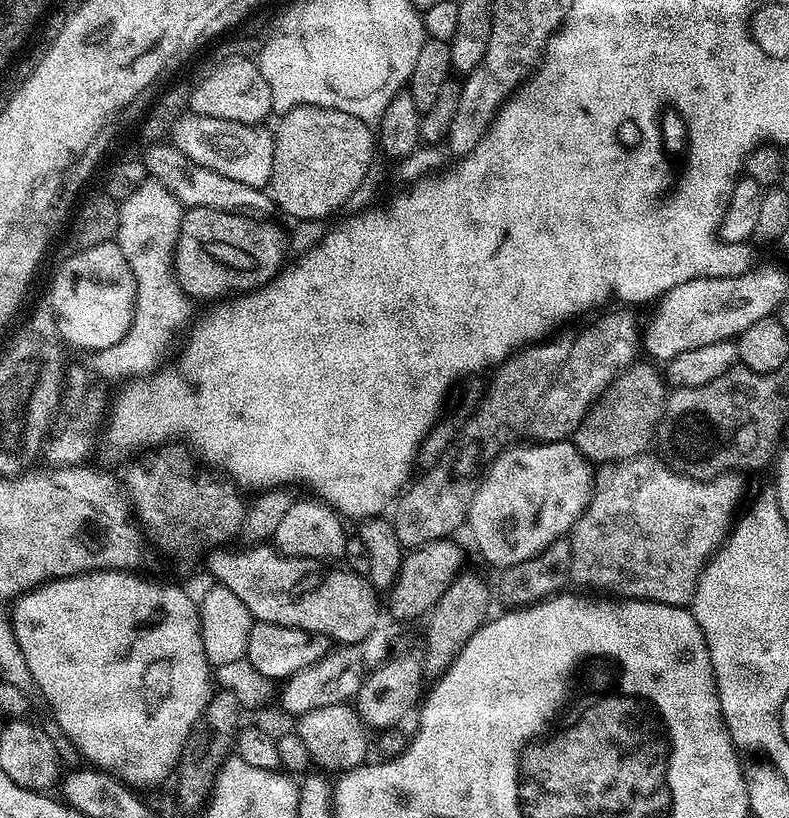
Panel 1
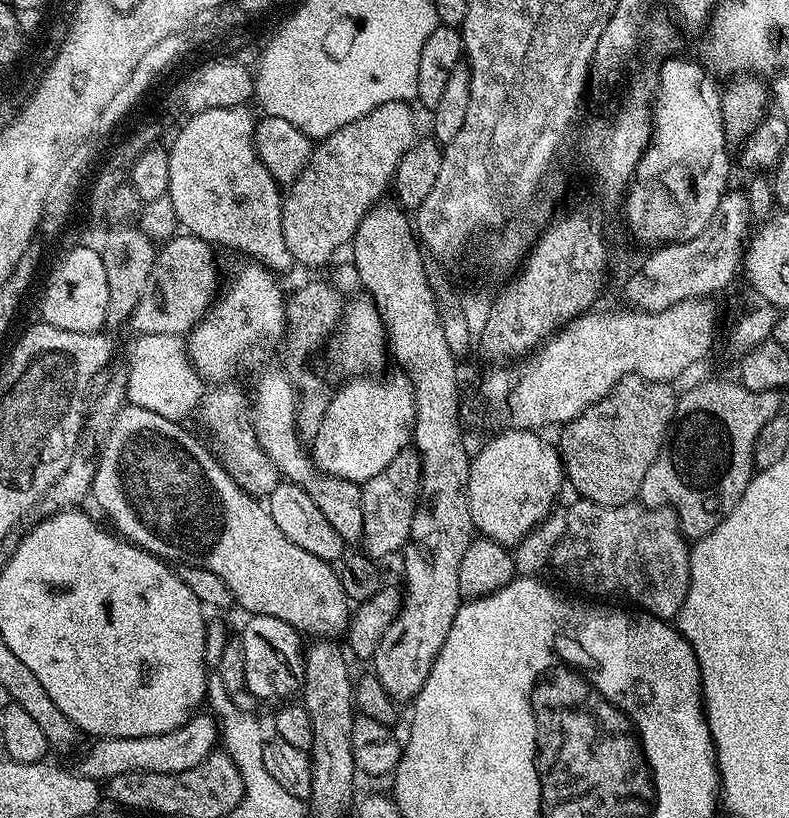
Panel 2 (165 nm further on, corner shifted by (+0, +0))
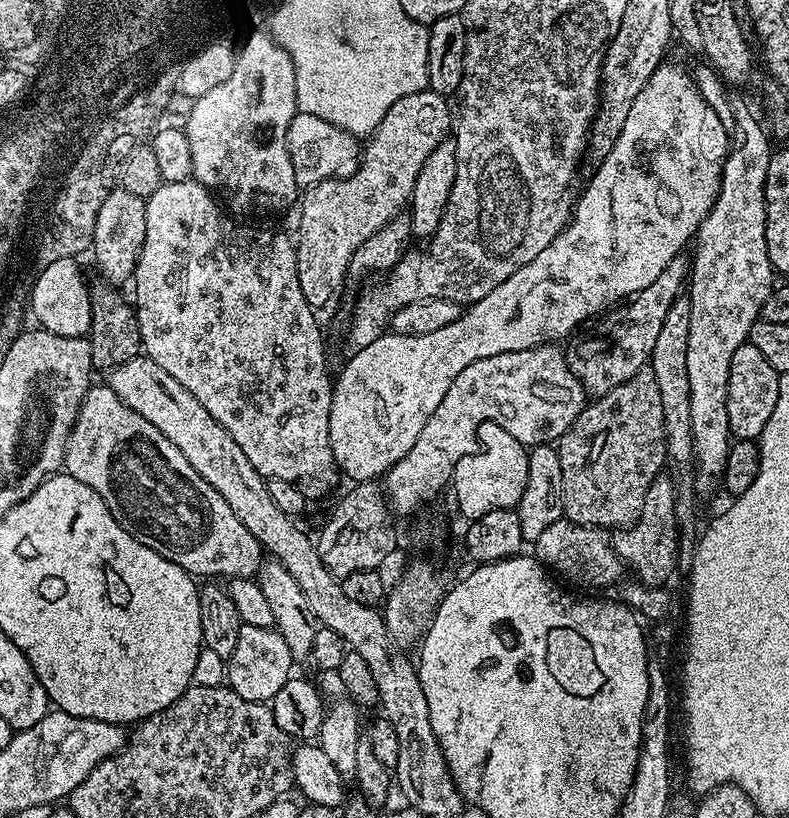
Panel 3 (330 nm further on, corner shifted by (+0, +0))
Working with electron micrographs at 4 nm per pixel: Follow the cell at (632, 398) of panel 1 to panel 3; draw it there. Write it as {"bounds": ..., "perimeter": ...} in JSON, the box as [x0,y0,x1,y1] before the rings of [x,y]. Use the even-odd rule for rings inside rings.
{"bounds":[558,367,668,530],"perimeter":[[[644,367],[641,372],[634,374],[622,386],[614,386],[604,396],[593,399],[581,412],[578,418],[566,430],[566,434],[558,441],[558,451],[562,462],[562,498],[564,499],[563,515],[571,520],[573,524],[588,524],[591,528],[603,528],[605,530],[620,530],[625,526],[631,526],[640,518],[642,502],[646,502],[646,490],[654,483],[657,476],[661,475],[666,468],[666,457],[668,454],[668,439],[666,438],[666,426],[662,422],[662,393],[658,391],[658,381],[654,378],[651,367]]]}

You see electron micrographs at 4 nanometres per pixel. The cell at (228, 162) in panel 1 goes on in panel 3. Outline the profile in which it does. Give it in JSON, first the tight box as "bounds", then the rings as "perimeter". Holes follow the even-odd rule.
{"bounds":[288,111,362,190],"perimeter":[[[297,111],[296,117],[290,122],[288,149],[294,162],[297,189],[307,190],[315,184],[321,184],[323,180],[354,174],[360,166],[362,144],[357,137],[351,136],[346,130],[326,122],[326,118]]]}

